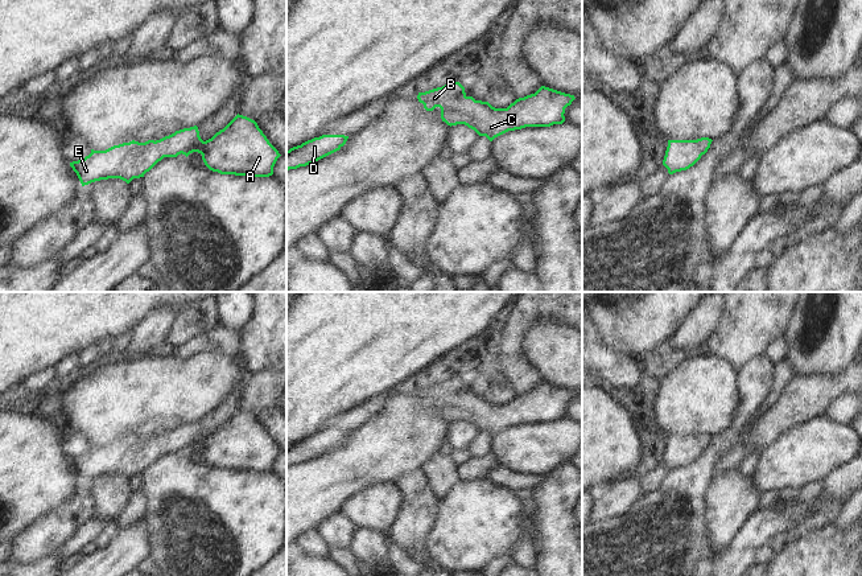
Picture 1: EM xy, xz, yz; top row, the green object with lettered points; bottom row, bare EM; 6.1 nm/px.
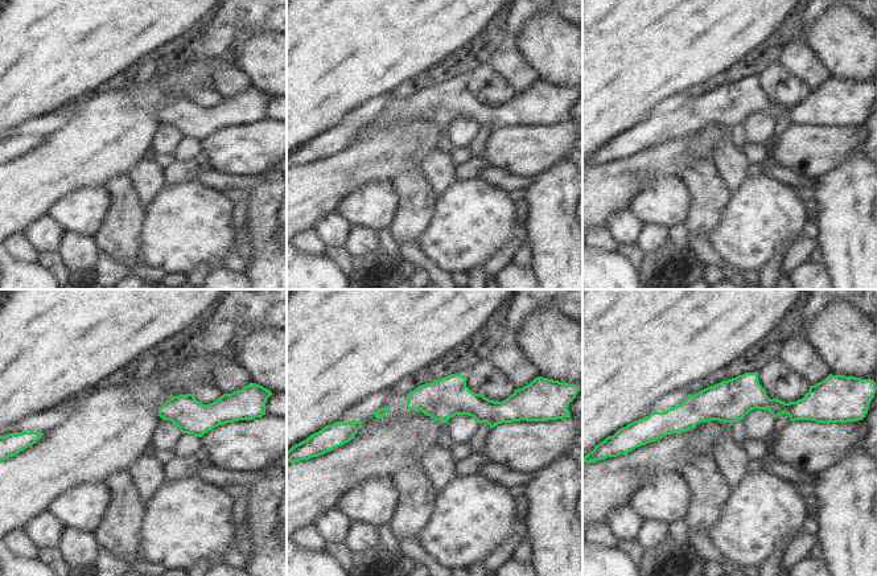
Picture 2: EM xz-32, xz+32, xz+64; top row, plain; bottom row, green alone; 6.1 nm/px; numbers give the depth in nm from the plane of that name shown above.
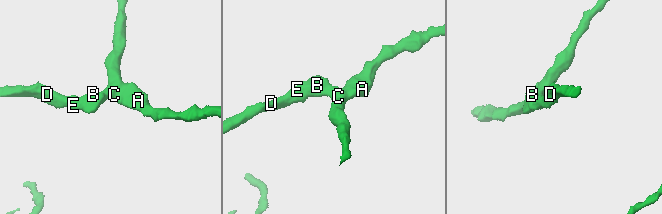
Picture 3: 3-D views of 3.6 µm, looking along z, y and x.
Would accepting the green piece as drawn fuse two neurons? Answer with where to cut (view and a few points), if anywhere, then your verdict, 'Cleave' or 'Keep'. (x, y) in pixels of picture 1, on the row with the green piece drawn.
No split. Keep.

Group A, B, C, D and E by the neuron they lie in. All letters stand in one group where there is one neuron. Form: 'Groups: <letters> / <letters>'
Groups: A B C D E.

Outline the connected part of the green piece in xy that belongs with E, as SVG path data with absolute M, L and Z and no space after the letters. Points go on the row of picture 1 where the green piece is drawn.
M238 114L223 129L206 141L201 139L198 127L194 126L176 131L156 141L139 143L132 140L106 151L91 149L88 156L70 162L70 166L77 173L82 186L108 178L120 178L129 184L133 178L144 177L164 157L177 157L181 153L187 157L193 152L201 153L205 165L213 172L253 177L272 176L273 166L281 156L255 120Z

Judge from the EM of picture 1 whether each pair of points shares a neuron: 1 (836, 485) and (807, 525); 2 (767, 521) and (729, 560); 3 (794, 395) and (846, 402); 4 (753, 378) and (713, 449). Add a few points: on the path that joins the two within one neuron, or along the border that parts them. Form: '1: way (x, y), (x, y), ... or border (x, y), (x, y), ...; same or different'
1: way (834, 496), (832, 505), (817, 519); same
2: way (759, 530), (738, 551); same
3: border (848, 393), (842, 394), (827, 412); different
4: way (751, 396), (739, 423), (731, 432); same

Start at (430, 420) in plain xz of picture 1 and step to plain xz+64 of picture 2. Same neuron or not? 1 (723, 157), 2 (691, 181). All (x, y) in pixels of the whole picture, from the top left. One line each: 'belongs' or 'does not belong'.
1: does not belong
2: does not belong

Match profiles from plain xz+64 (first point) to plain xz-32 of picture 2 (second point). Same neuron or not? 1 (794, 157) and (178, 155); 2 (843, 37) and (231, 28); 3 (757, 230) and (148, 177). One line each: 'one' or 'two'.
1: two
2: two
3: two

